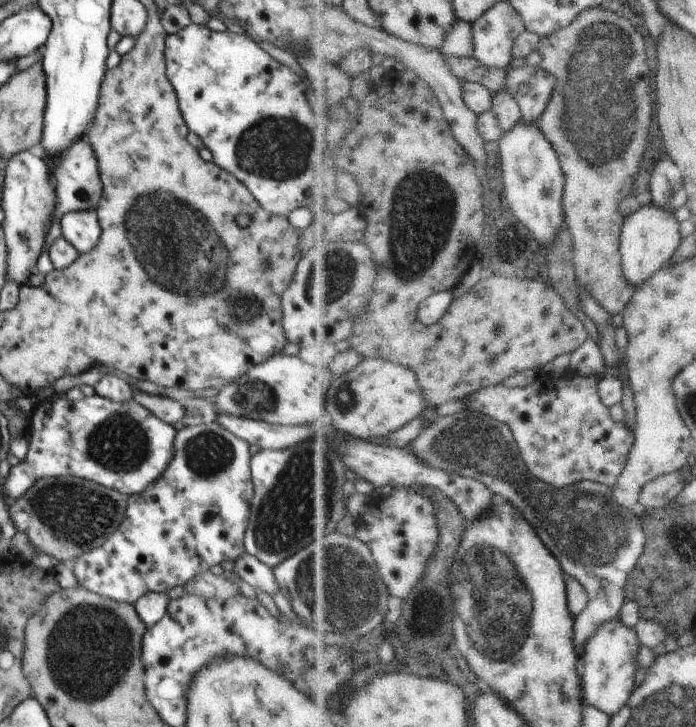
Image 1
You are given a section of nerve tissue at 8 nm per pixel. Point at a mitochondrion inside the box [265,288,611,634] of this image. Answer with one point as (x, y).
(348, 397)

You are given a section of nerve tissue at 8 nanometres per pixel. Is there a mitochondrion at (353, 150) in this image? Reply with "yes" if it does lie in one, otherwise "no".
no

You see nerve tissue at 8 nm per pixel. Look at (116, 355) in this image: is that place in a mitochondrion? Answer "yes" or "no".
no

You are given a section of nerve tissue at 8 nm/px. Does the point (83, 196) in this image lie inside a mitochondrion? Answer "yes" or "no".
yes

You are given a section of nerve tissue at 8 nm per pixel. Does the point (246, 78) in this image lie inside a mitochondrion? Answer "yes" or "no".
no

